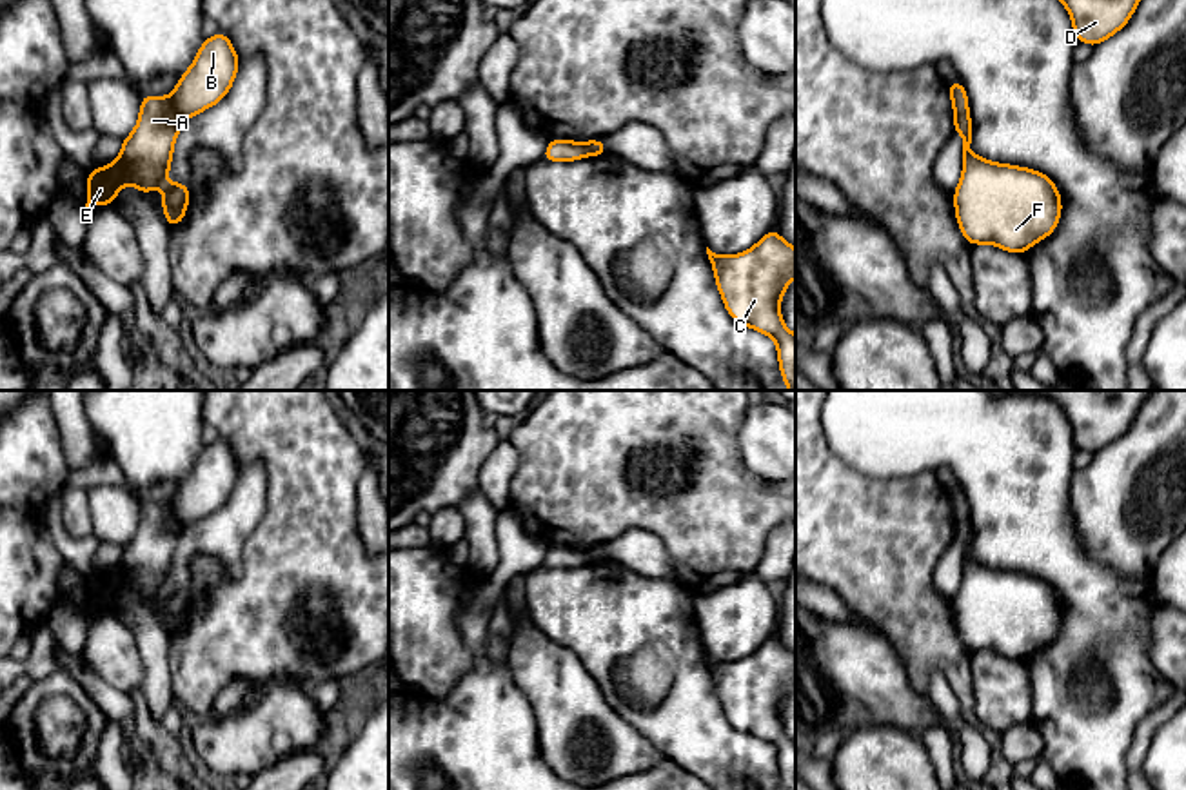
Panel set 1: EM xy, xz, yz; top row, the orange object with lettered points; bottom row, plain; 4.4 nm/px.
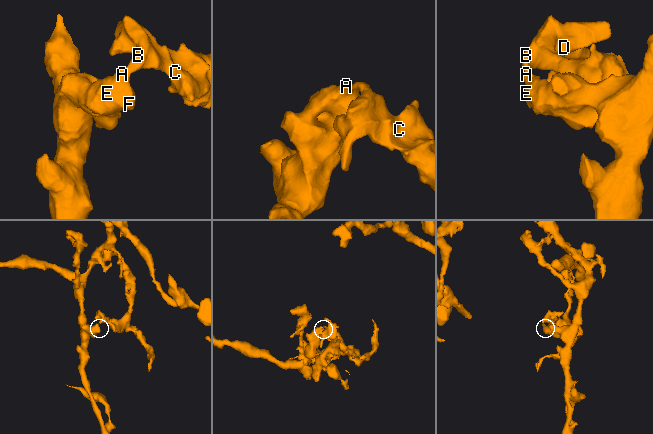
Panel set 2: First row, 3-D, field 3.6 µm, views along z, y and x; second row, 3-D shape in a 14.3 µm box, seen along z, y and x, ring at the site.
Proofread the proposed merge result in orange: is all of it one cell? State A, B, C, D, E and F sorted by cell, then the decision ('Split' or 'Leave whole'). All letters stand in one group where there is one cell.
Groups: A E F / B C D. Split

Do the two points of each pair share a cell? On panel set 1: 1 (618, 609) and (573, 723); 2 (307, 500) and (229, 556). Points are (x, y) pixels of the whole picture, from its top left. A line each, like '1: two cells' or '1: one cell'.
1: two cells
2: two cells

